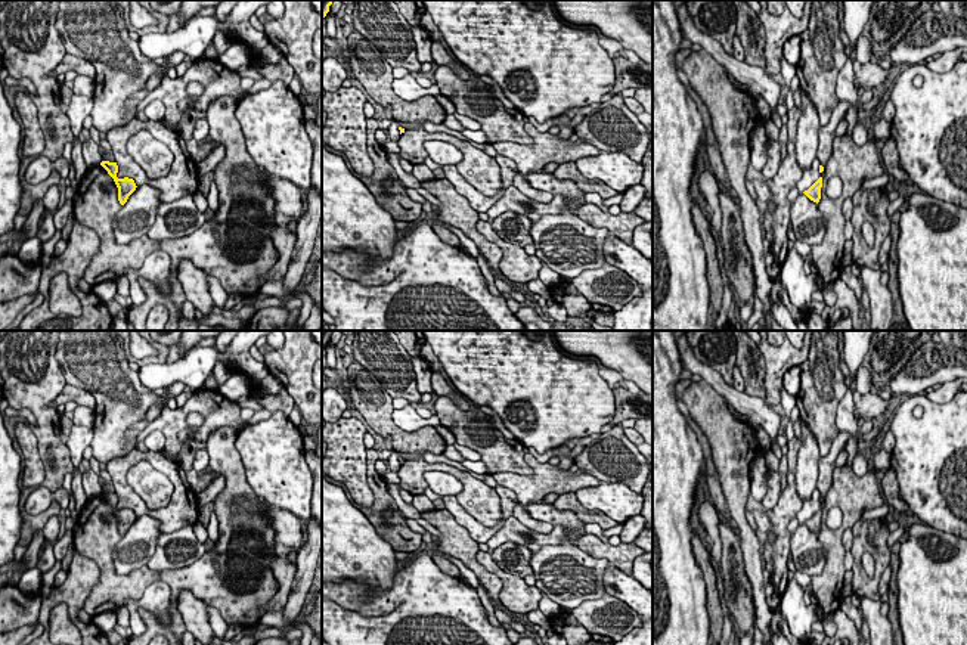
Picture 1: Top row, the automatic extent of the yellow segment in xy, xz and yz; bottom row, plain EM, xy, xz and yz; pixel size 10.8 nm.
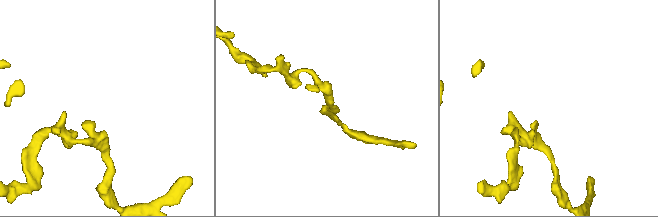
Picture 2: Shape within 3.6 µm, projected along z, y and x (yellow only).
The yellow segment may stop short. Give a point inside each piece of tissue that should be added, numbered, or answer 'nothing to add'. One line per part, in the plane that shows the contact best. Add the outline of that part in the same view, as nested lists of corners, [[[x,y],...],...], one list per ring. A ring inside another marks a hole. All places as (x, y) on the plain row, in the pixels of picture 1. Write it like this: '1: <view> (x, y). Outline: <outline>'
nothing to add

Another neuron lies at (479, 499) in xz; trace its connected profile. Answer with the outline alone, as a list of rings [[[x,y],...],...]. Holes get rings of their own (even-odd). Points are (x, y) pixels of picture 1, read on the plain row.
[[[422,456],[405,461],[397,472],[400,477],[399,486],[412,494],[422,494],[428,487],[424,480],[427,471],[441,471],[456,477],[464,486],[464,490],[456,494],[456,499],[478,522],[493,527],[502,521],[500,497],[496,489],[472,477],[469,472],[447,463],[428,463]]]

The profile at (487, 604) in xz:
[[[478,584],[477,595],[481,601],[483,608],[487,611],[489,623],[495,627],[502,627],[502,623],[499,623],[495,617],[495,602],[489,598],[486,589]]]

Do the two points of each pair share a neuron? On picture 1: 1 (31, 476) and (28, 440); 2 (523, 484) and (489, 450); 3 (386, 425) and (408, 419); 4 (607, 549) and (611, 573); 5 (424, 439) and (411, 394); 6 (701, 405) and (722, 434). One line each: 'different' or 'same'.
1: same
2: different
3: different
4: different
5: different
6: same

